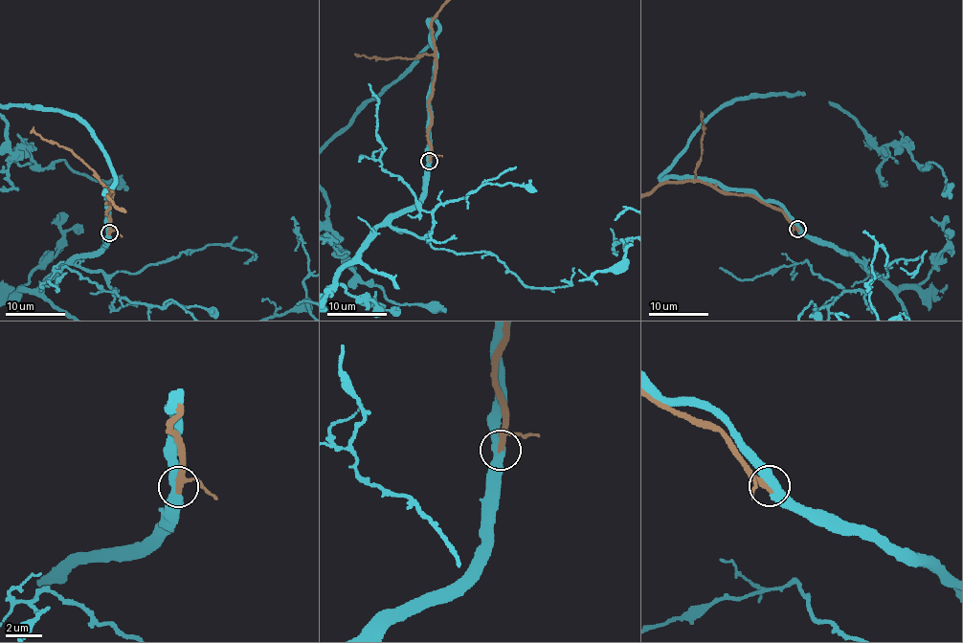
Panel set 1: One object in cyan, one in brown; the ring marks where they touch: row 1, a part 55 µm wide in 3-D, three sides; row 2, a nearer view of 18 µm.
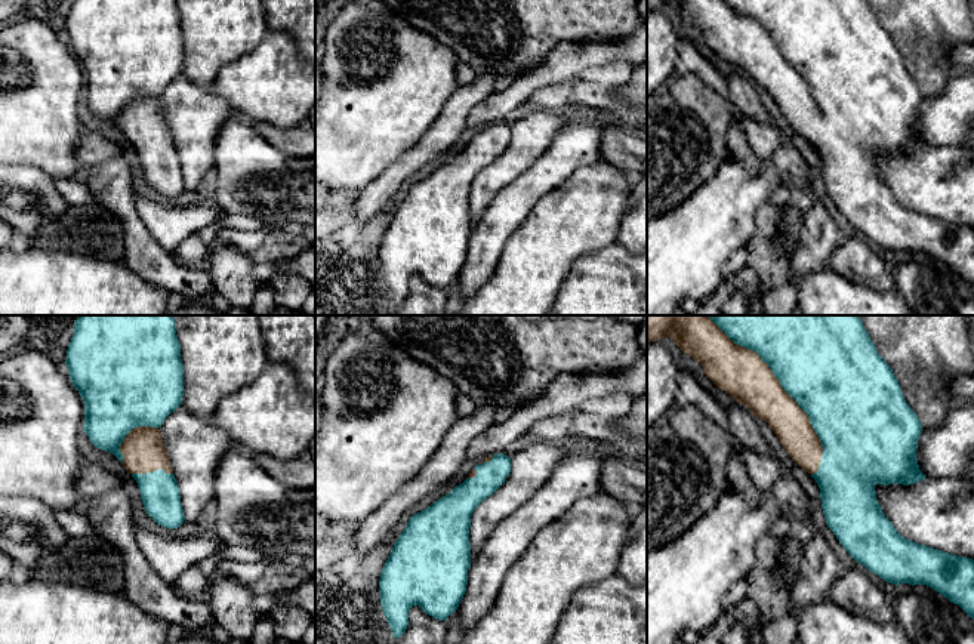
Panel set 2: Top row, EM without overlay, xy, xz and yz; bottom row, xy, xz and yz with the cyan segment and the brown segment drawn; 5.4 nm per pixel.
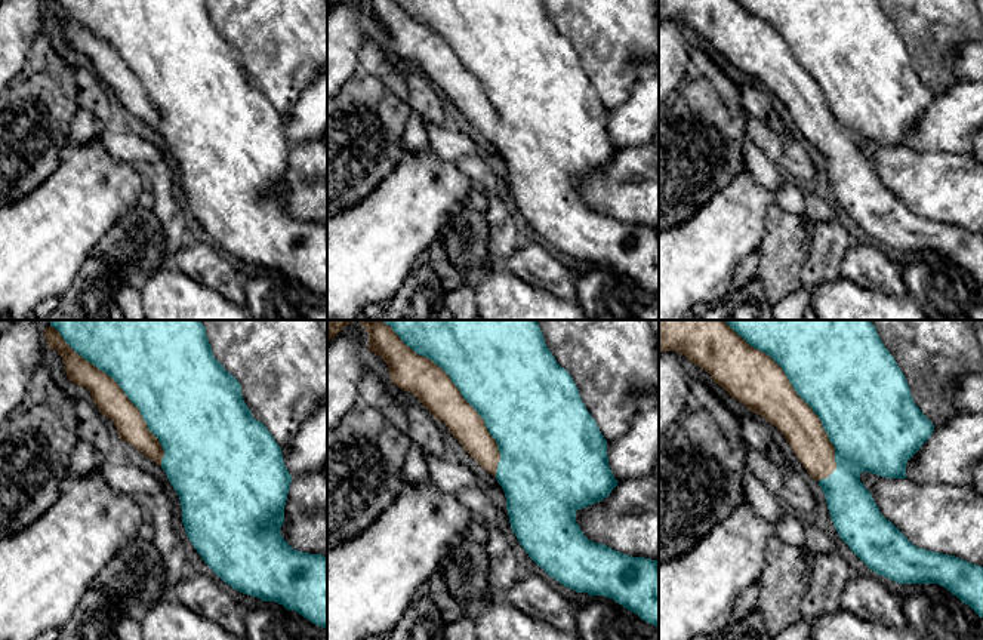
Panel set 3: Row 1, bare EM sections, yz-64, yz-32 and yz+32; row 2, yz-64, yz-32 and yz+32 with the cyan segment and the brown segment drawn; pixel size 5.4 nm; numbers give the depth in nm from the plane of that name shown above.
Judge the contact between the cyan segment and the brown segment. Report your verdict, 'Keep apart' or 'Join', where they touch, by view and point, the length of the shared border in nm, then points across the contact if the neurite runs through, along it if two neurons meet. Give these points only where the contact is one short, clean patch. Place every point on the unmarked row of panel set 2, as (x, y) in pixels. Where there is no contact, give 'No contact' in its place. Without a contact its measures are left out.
Join. Touches cyan at yz (791, 64). Shared border 900 nm

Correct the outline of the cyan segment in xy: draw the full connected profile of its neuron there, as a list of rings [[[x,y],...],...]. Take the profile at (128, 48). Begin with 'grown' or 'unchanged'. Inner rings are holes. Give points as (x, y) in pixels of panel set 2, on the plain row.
grown; [[[74,0],[65,33],[70,49],[84,71],[84,101],[90,111],[112,121],[136,148],[147,182],[161,195],[178,197],[184,178],[160,95],[182,73],[184,34],[176,0]]]

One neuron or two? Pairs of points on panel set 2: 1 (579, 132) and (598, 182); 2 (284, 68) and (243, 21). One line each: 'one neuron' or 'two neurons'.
1: two neurons
2: two neurons

